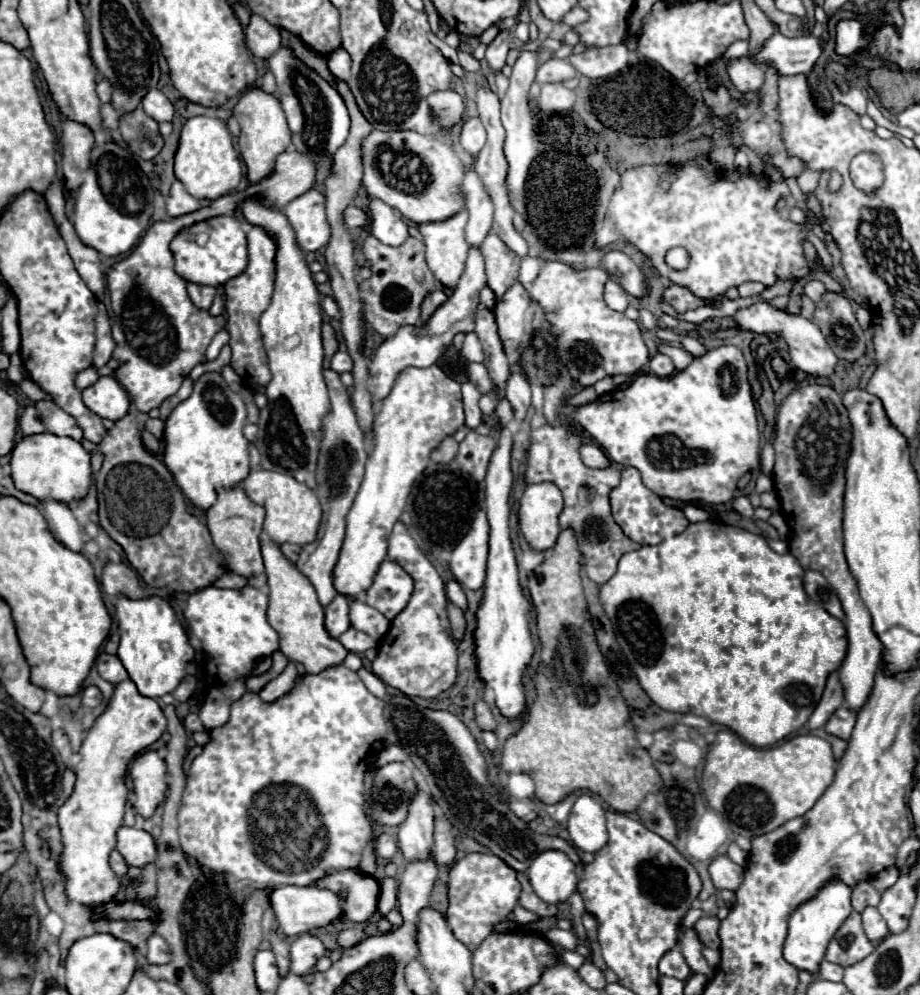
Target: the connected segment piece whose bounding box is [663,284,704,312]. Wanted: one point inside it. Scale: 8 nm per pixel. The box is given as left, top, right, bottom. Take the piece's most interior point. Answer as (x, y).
(678, 297)

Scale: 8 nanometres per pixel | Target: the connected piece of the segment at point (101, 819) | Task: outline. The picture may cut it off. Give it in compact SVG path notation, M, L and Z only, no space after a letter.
M125 680L117 686L109 708L95 720L93 728L89 730L87 738L83 740L83 746L79 750L81 762L75 768L77 774L77 784L75 792L69 796L69 800L59 808L59 826L61 826L61 836L63 836L63 854L61 854L61 872L65 874L65 890L67 896L75 902L87 904L87 906L97 906L107 900L111 900L119 892L119 880L109 868L109 854L115 848L115 832L123 824L123 806L127 800L127 786L125 786L125 772L127 764L145 748L149 748L159 736L165 732L167 720L153 698L145 698L137 692L135 684L131 680Z

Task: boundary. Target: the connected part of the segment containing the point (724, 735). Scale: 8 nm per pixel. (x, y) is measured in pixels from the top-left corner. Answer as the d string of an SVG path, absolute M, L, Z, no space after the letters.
M721 730L713 746L709 746L701 788L709 806L735 826L731 828L735 834L753 838L803 816L833 782L833 776L835 758L831 744L819 736L803 734L773 748L755 748L735 732Z

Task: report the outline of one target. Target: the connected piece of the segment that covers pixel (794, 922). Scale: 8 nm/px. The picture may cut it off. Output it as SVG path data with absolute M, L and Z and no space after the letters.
M833 880L825 884L815 898L801 904L789 918L789 934L783 948L783 958L793 964L797 970L807 970L811 974L817 974L821 960L825 958L825 950L829 940L835 936L839 926L845 922L845 918L851 914L851 888L847 884L841 884L839 880Z

